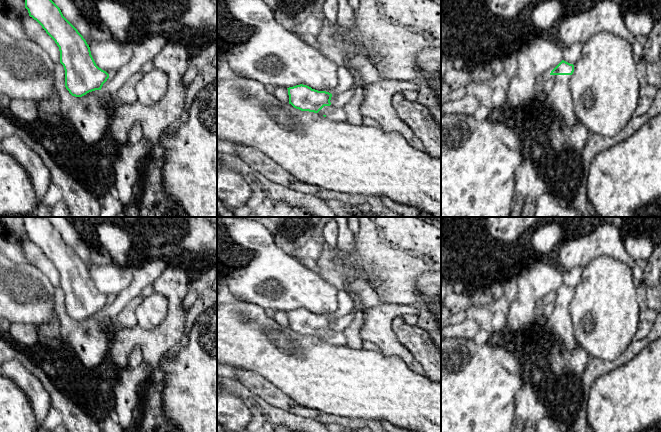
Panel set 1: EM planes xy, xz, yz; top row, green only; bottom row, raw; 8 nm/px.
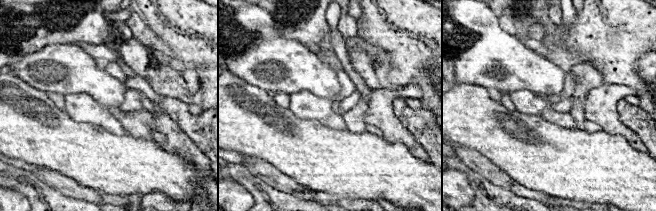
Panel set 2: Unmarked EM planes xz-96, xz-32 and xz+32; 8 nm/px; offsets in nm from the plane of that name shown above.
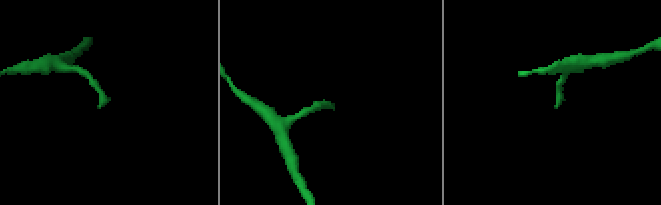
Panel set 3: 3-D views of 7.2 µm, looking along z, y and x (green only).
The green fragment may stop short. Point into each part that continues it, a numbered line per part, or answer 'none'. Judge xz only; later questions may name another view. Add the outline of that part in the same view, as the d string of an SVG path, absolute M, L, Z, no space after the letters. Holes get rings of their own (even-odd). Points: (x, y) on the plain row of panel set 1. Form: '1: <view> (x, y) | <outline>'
1: xz (333, 337) | M333 329L324 330L319 336L319 339L325 339L329 344L335 346L347 346L347 339L343 332L338 332Z

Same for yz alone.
1: yz (559, 324) | M552 299L554 309L547 317L546 329L555 339L558 339L566 352L575 350L579 345L575 339L569 304L571 299Z

